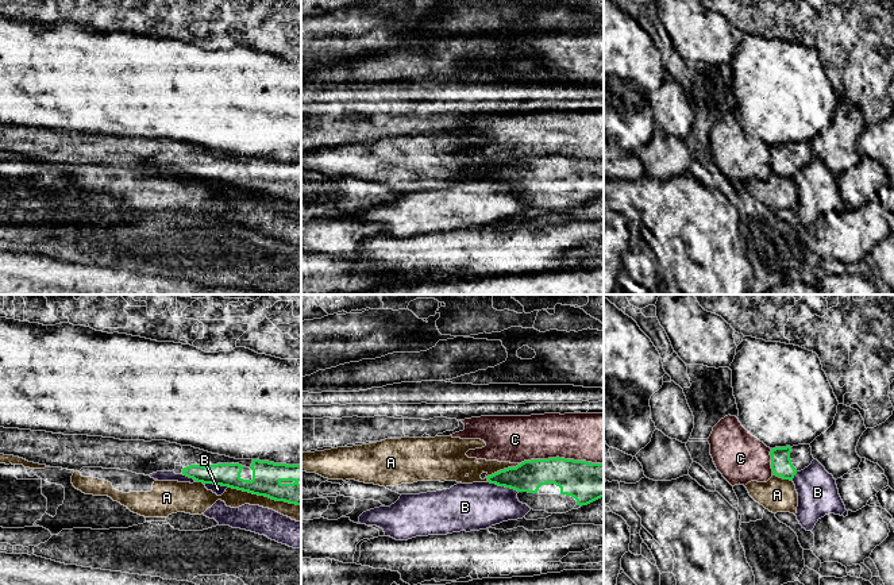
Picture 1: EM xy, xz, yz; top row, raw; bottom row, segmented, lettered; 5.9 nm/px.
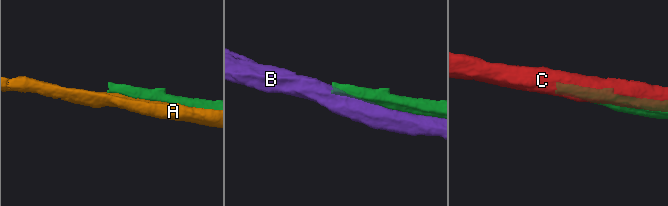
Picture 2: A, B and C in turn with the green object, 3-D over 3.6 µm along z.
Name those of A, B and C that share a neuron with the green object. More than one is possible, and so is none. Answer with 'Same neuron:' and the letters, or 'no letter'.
Same neuron: no letter

